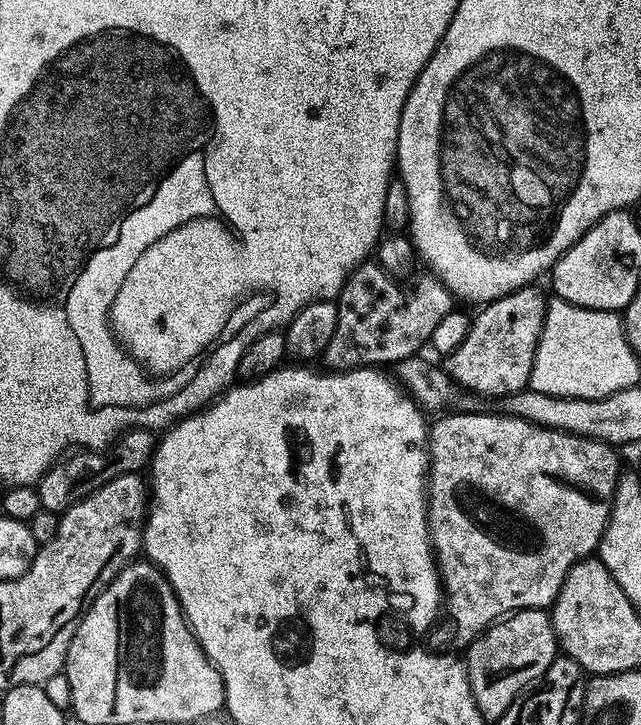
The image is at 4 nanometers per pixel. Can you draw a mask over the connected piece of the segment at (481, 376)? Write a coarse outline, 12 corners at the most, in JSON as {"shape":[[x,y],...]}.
{"shape":[[525,286],[483,305],[446,356],[480,398],[529,387],[545,297]]}

